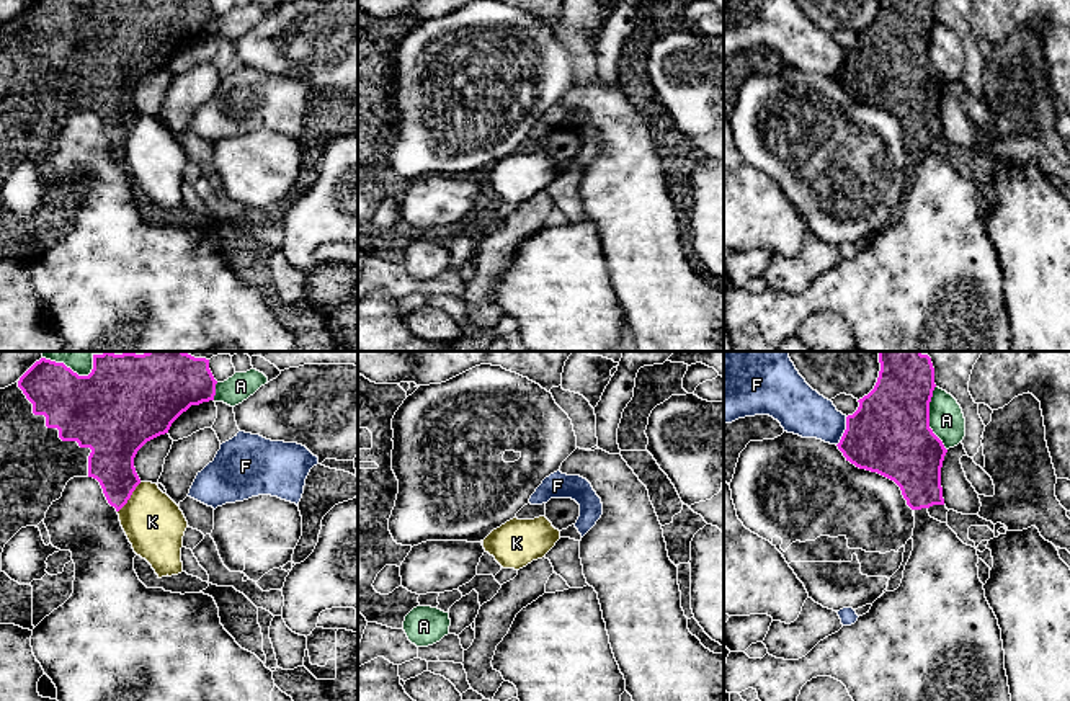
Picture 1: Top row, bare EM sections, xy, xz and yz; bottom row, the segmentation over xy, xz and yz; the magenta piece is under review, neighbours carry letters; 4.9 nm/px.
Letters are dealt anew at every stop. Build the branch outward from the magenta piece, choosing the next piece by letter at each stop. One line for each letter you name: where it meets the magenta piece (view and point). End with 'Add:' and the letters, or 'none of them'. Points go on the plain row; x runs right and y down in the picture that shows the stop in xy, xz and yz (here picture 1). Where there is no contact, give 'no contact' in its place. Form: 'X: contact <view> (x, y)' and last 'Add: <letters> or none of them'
Add: none of them

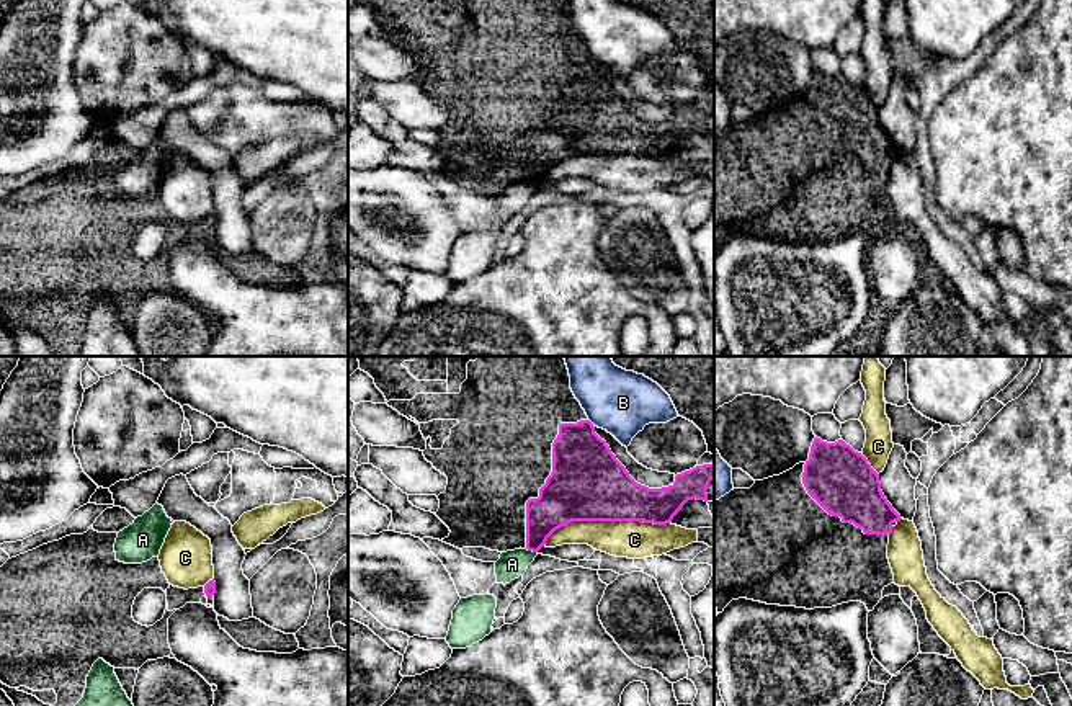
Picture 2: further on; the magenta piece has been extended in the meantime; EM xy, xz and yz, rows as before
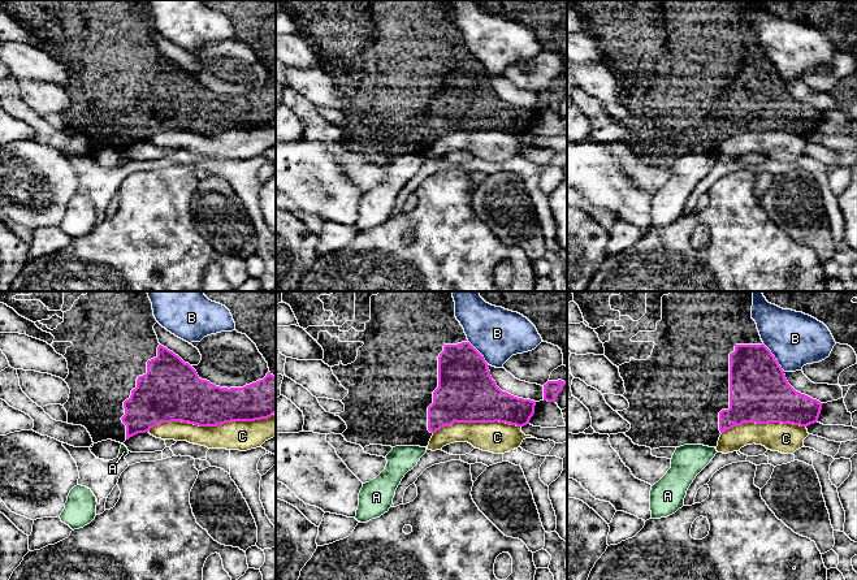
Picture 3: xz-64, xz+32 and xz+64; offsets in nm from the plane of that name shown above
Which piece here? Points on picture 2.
Add: none of them

